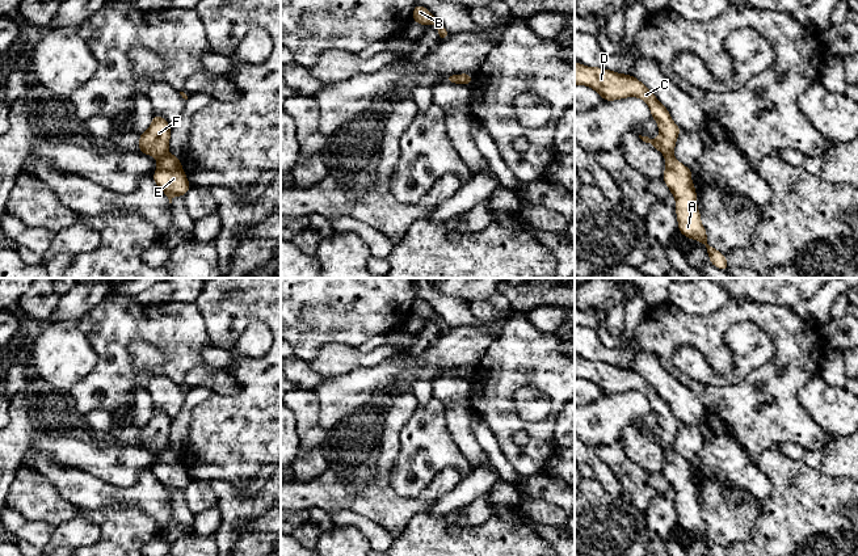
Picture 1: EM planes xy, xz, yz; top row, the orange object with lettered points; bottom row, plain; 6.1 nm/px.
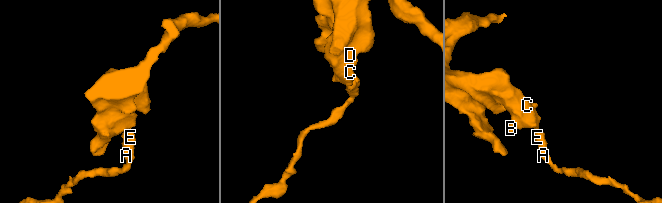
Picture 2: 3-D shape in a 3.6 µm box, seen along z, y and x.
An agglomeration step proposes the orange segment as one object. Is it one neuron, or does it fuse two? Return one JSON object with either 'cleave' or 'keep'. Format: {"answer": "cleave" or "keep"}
{"answer": "cleave"}

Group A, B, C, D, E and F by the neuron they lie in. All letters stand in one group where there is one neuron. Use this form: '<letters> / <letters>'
A E / B C D F

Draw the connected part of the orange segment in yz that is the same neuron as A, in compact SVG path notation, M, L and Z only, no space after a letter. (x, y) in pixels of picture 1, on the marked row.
M674 156L665 157L665 167L661 178L676 199L678 231L689 239L701 241L708 253L710 262L715 268L727 271L729 264L725 256L707 243L707 232L701 222L697 206L695 186L691 182L693 169L685 167Z

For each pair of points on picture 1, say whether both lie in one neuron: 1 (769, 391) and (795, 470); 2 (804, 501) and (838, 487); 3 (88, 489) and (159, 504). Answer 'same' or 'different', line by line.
1: different
2: same
3: same

